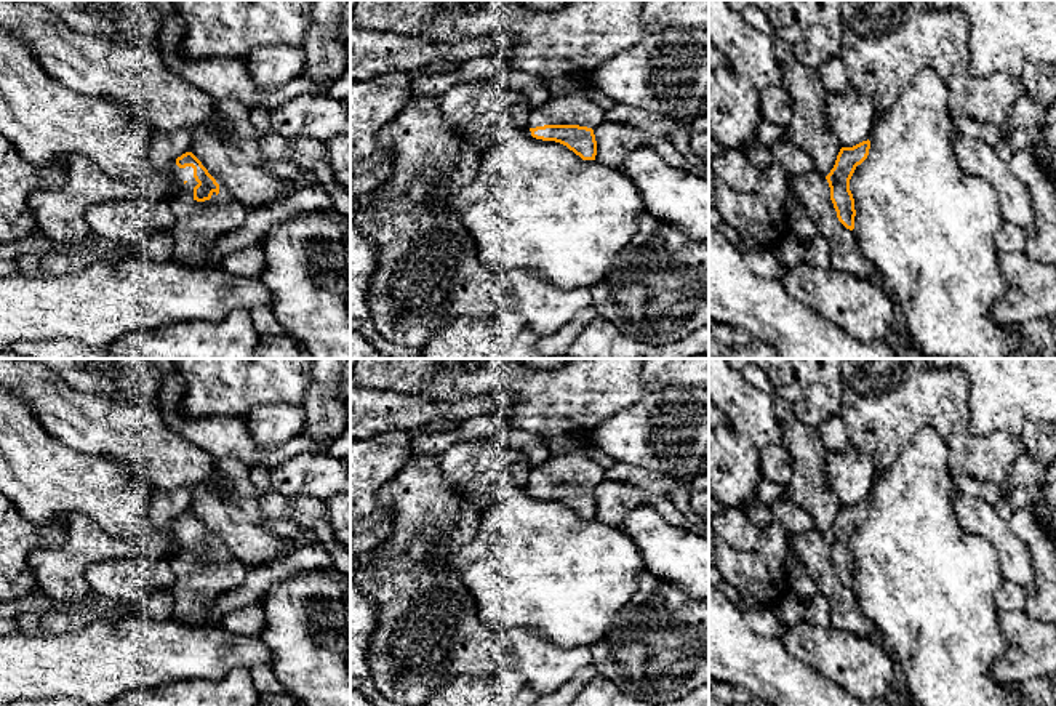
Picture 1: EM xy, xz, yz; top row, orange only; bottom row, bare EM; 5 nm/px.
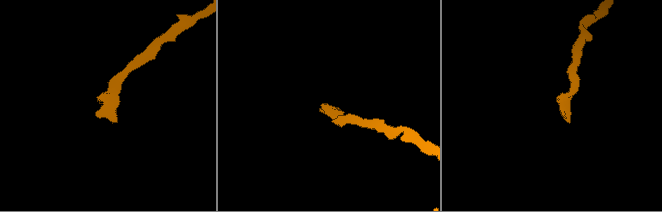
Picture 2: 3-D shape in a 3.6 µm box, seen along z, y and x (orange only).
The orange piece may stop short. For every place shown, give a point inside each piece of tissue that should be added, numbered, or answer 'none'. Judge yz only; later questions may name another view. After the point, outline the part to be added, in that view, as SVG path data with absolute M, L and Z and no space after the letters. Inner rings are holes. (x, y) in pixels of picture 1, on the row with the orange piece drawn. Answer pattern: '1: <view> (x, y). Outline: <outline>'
1: yz (812, 189). Outline: M811 170L789 179L789 191L803 205L819 234L829 240L830 267L882 285L883 280L878 269L861 251L854 232L838 221L826 176Z

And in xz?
1: xz (575, 108). Outline: M590 83L574 88L565 96L550 98L530 114L530 128L544 125L579 125L595 130L605 122L605 110L587 98Z

